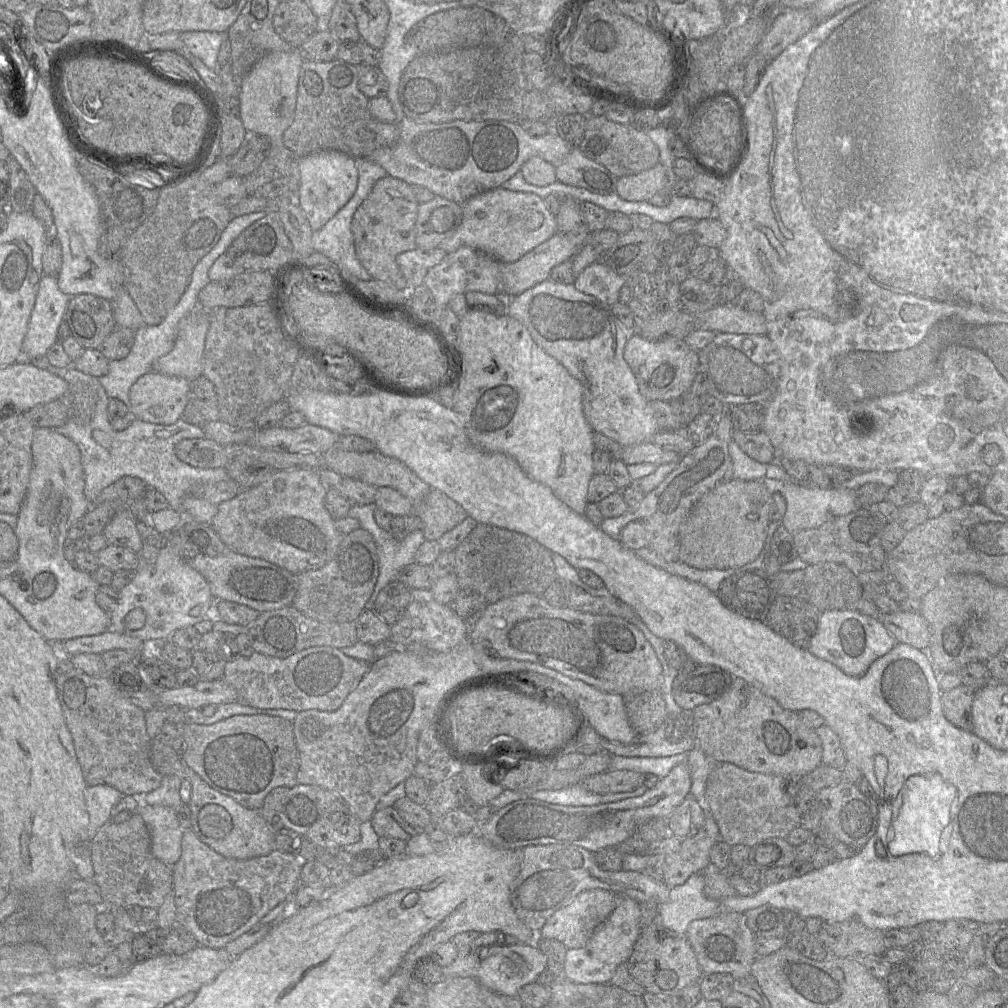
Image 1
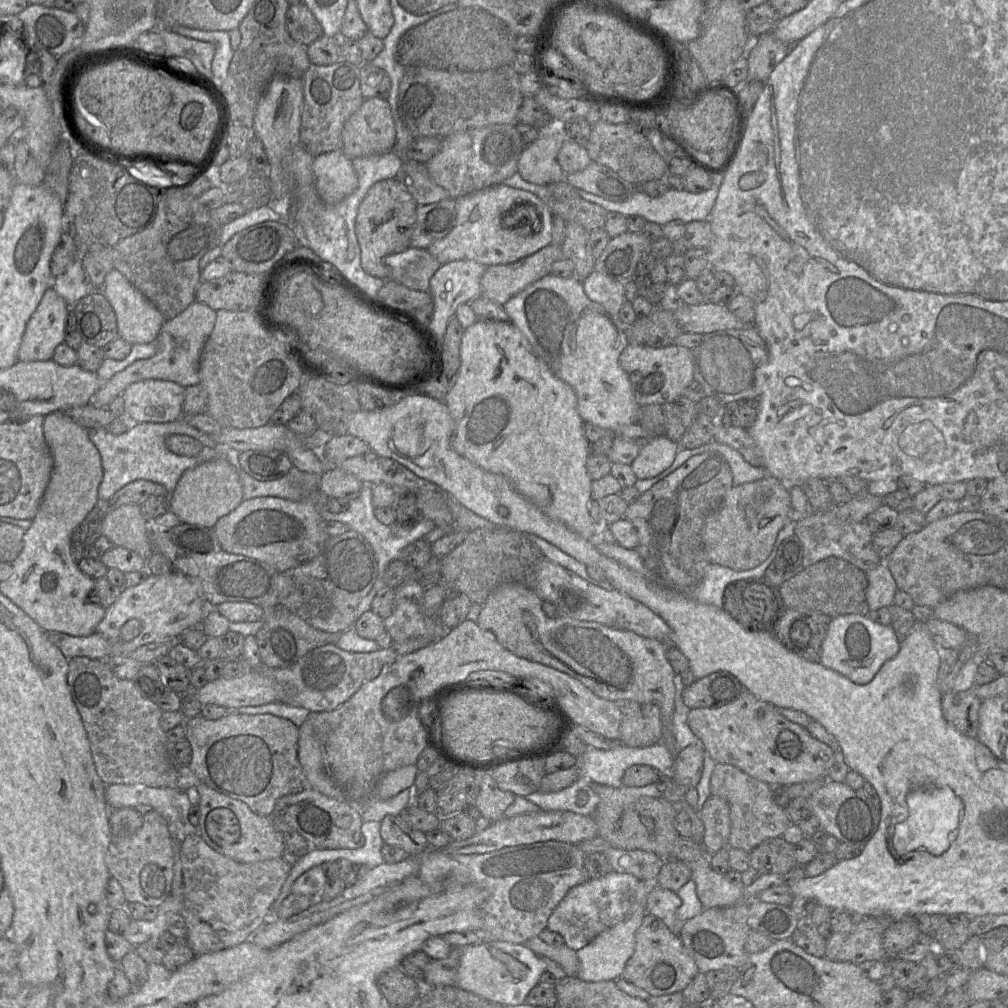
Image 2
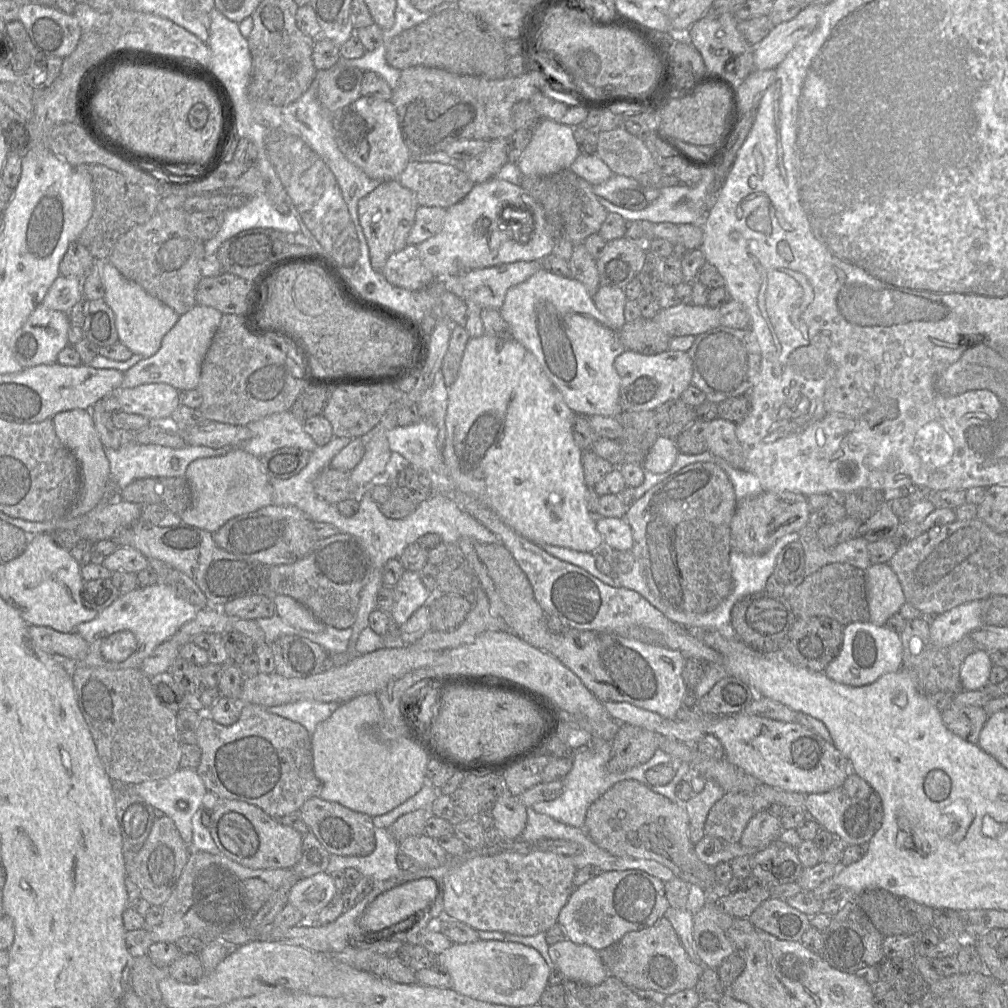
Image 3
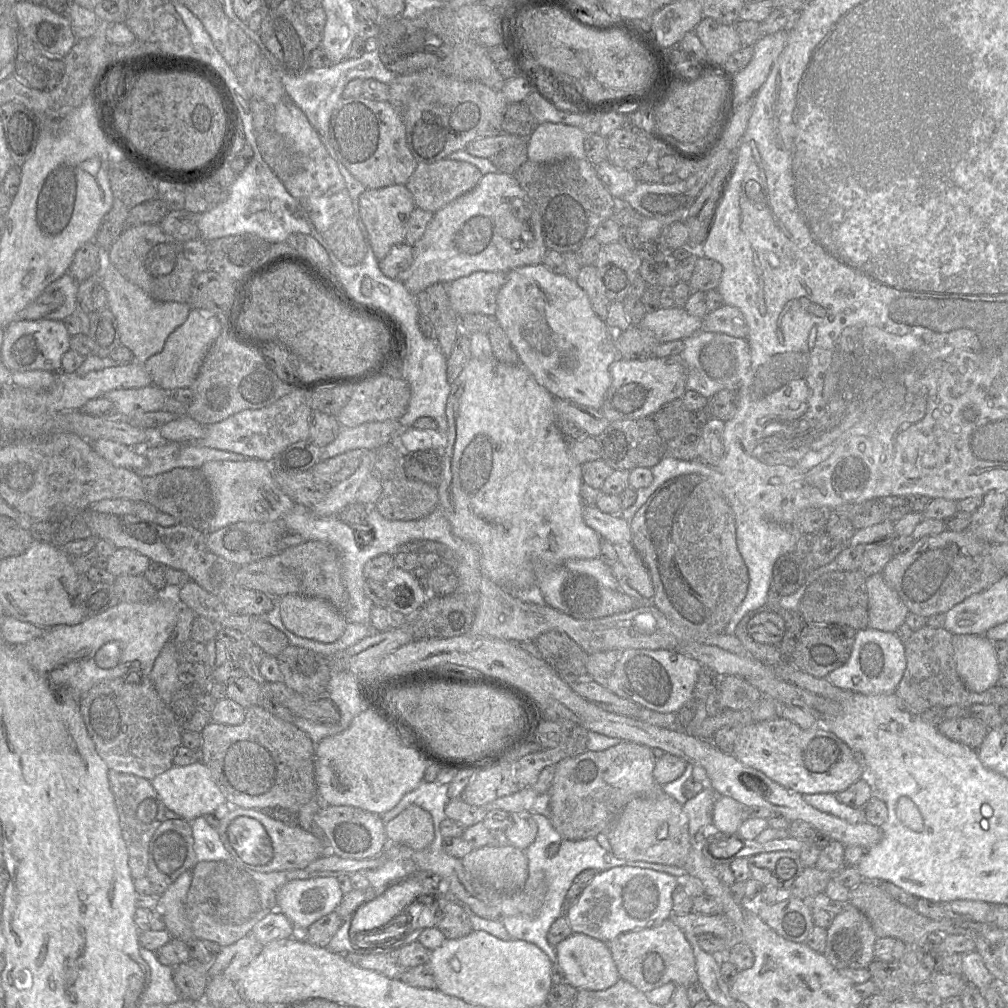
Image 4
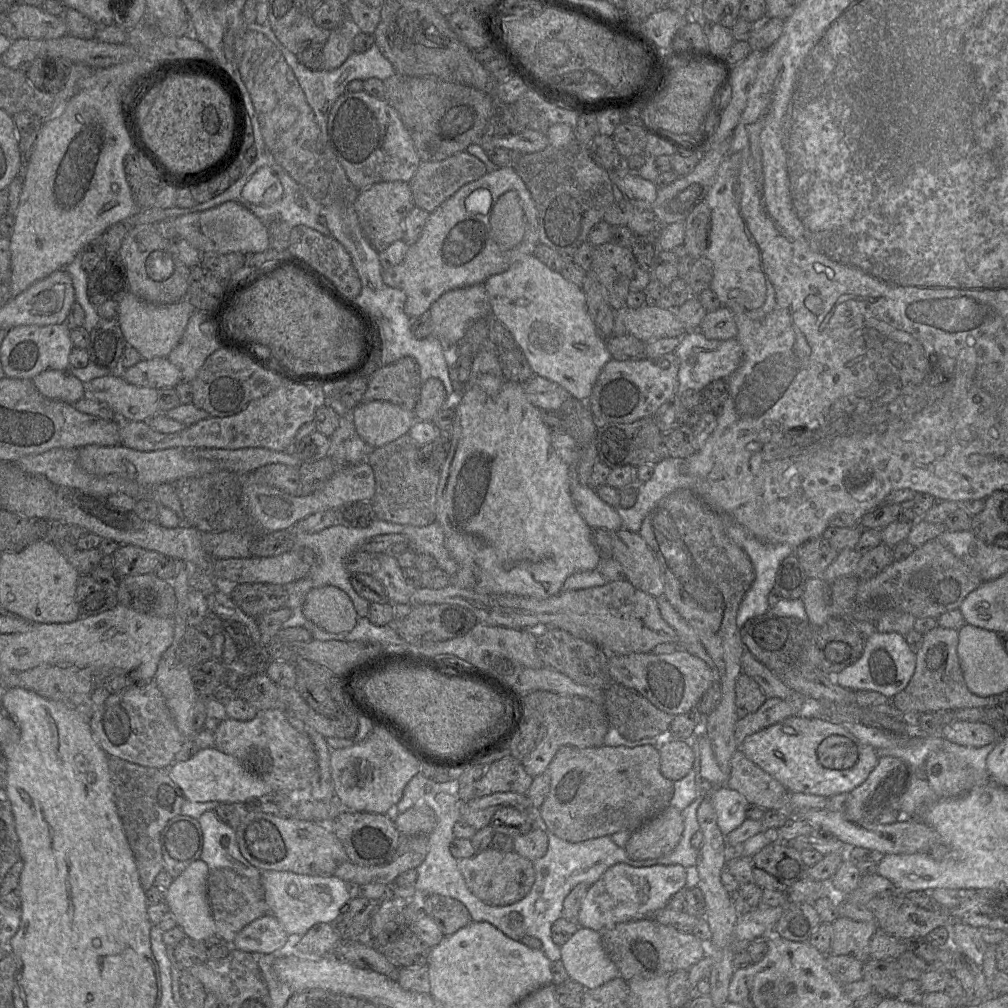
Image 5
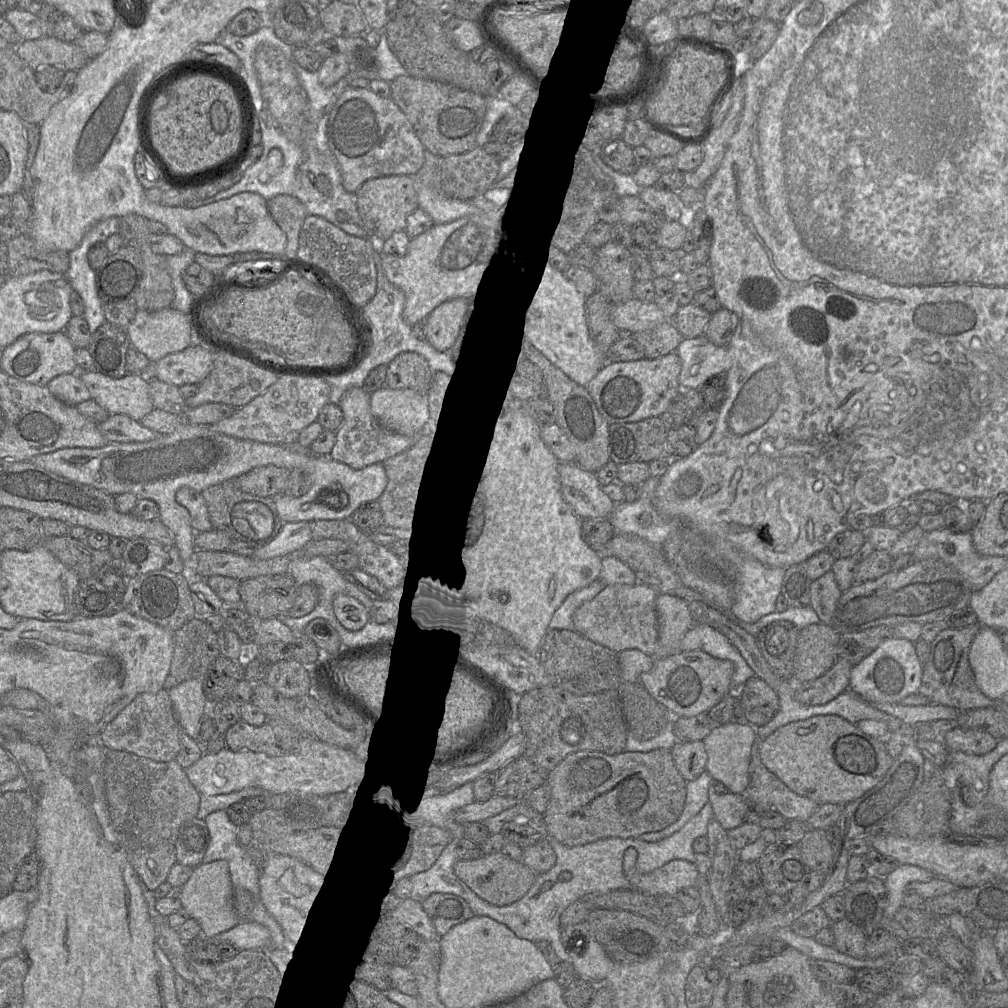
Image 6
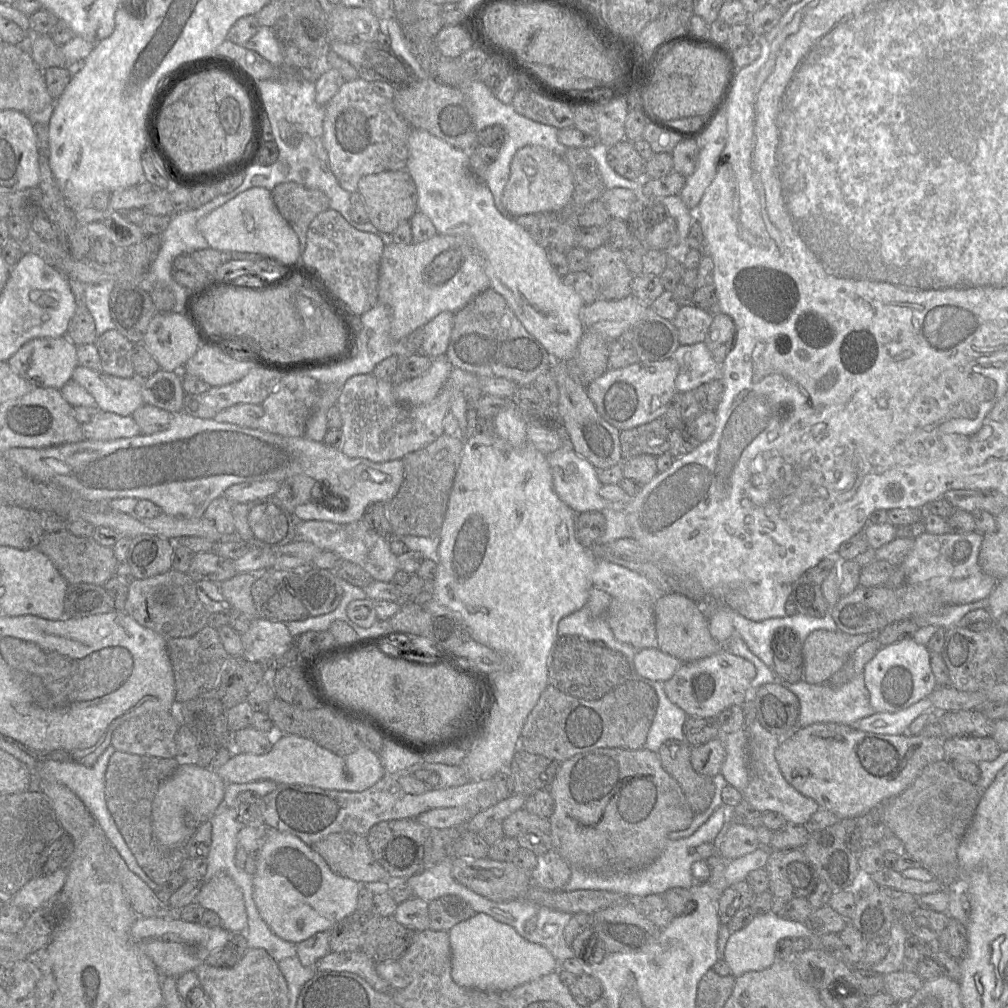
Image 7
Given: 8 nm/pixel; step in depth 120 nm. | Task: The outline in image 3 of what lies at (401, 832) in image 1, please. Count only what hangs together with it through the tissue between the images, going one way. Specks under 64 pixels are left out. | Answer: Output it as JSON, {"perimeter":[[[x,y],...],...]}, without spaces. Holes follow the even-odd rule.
{"perimeter":[[[425,834],[404,839],[399,843],[399,850],[421,868],[438,868],[450,859],[438,841]]]}

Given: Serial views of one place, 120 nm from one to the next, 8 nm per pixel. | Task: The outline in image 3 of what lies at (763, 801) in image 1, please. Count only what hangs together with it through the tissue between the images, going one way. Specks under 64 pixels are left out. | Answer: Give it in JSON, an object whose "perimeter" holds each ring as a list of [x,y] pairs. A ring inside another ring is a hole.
{"perimeter":[[[762,810],[750,819],[739,843],[745,847],[763,849],[777,841],[782,830],[780,819]]]}

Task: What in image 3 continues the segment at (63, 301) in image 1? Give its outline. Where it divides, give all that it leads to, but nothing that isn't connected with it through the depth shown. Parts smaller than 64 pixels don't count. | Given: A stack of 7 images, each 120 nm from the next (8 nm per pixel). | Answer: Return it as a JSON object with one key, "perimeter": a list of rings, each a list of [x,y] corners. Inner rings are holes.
{"perimeter":[[[42,304],[37,305],[11,340],[10,348],[15,360],[23,368],[57,362],[59,352],[69,345],[68,328],[66,313],[49,309]]]}

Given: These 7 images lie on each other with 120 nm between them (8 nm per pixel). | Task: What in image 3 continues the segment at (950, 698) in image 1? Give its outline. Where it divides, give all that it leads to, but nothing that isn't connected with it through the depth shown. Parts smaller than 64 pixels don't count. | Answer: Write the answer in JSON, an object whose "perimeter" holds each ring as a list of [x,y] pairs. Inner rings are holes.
{"perimeter":[[[953,703],[941,716],[948,730],[972,744],[978,744],[980,733],[989,717],[983,707],[957,706]]]}

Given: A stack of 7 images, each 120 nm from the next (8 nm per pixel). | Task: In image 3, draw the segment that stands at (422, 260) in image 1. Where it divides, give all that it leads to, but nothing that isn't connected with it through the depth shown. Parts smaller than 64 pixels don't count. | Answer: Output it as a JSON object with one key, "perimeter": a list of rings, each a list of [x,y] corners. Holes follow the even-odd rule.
{"perimeter":[[[406,245],[391,254],[382,274],[390,284],[409,291],[422,290],[436,280],[436,276],[423,264],[415,245]]]}

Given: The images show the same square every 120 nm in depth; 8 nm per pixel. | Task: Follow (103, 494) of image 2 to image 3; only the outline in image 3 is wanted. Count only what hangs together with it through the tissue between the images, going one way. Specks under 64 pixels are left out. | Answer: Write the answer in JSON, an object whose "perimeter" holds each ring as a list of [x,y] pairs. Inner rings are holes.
{"perimeter":[[[133,440],[124,443],[117,449],[104,447],[104,453],[110,464],[110,481],[122,490],[138,479],[150,477],[183,477],[188,465],[196,459],[224,456],[229,448],[210,448],[206,446],[190,446],[171,448],[157,444],[139,444]]]}

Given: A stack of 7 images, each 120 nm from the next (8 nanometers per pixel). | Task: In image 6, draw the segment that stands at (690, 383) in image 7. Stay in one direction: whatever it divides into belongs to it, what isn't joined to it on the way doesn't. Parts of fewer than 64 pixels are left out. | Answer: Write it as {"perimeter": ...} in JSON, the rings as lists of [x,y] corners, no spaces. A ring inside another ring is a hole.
{"perimeter":[[[705,335],[683,338],[675,350],[681,359],[681,390],[699,389],[710,378],[725,374],[731,367],[728,346],[716,346]]]}

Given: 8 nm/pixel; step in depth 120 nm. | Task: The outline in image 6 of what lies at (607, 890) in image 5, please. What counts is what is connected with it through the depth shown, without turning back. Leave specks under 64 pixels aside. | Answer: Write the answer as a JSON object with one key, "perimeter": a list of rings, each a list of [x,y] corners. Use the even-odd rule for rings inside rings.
{"perimeter":[[[626,850],[623,856],[623,871],[634,890],[658,897],[675,895],[683,888],[696,886],[699,873],[694,863],[687,860],[672,860],[649,874],[640,875],[636,871],[637,852]]]}

